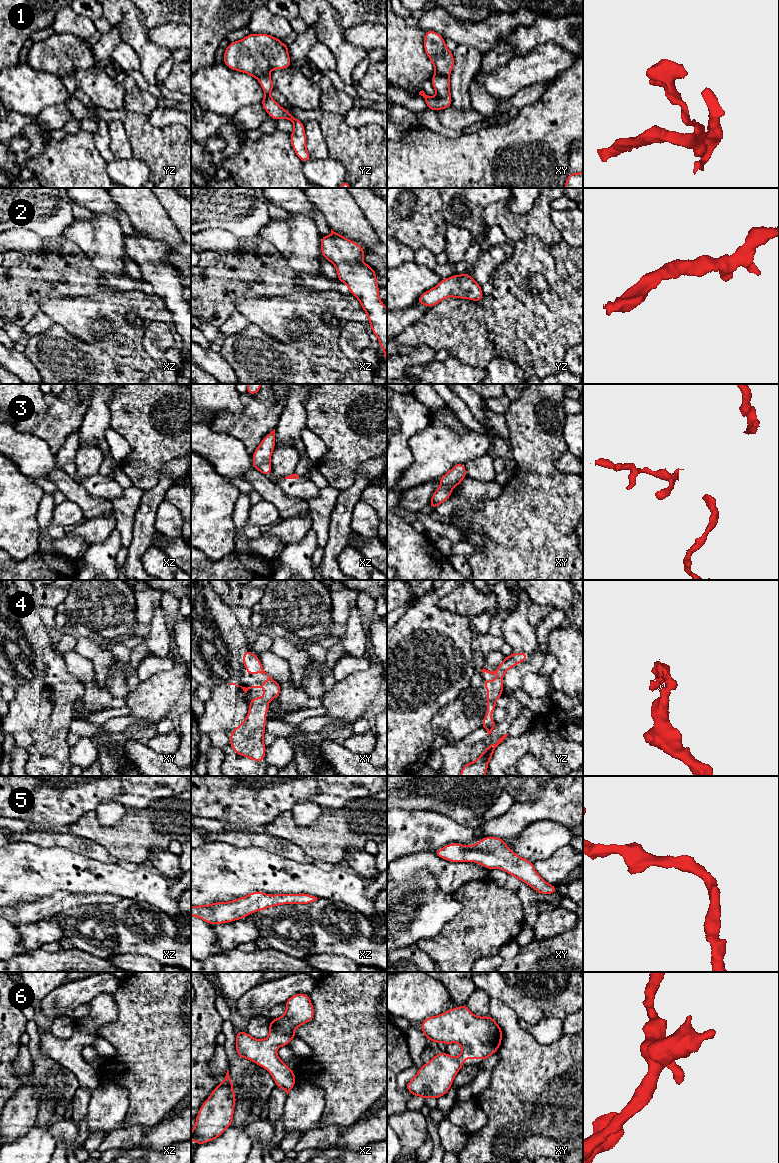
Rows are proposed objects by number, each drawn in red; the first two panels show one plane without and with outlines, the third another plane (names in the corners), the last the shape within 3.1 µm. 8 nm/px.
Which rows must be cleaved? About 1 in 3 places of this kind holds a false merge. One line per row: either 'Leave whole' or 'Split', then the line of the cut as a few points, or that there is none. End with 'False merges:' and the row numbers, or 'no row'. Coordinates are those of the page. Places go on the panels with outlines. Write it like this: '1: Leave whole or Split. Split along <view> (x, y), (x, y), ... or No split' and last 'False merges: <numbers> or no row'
1: Split. Split along xy (435, 73), (448, 76)
2: Leave whole. No split
3: Leave whole. No split
4: Leave whole. No split
5: Leave whole. No split
6: Leave whole. No split
False merges: 1

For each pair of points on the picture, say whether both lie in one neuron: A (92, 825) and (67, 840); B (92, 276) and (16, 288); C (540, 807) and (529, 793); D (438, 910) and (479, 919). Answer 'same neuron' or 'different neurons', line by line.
A: different neurons
B: same neuron
C: different neurons
D: different neurons

